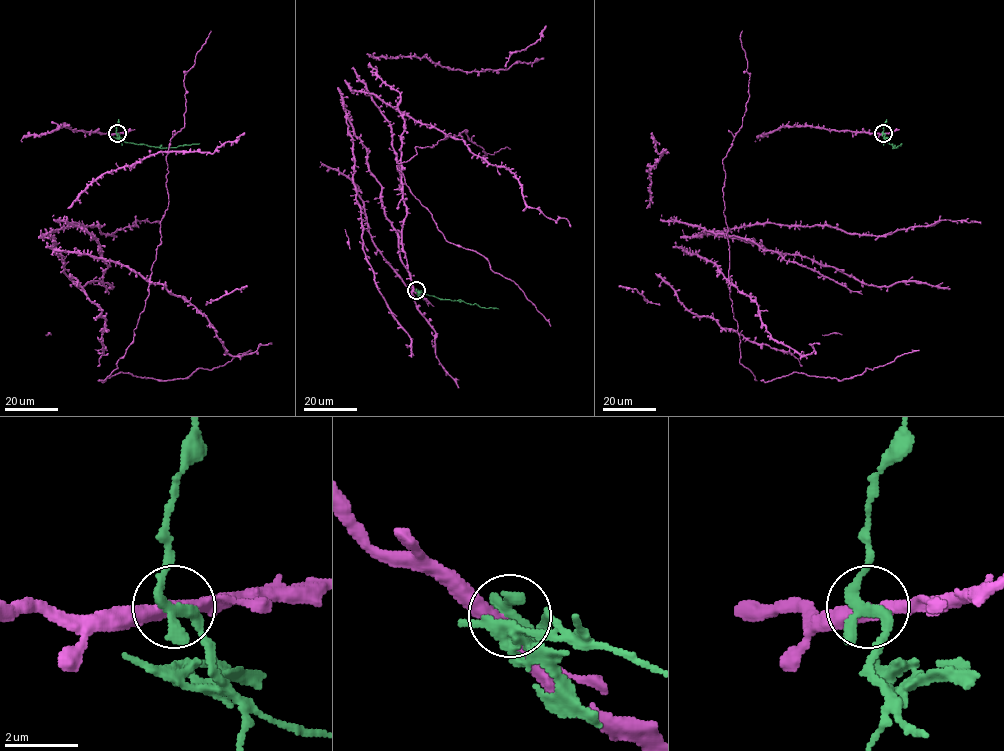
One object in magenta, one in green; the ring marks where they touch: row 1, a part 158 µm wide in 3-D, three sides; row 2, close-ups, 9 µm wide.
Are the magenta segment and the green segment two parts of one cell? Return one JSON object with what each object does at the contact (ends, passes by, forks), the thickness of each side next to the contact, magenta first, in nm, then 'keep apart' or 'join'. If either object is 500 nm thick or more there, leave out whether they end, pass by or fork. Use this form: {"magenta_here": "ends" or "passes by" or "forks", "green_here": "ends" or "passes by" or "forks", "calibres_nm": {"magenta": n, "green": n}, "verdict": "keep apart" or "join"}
{"magenta_here": "passes by", "green_here": "passes by", "calibres_nm": {"magenta": 340, "green": 340}, "verdict": "keep apart"}

